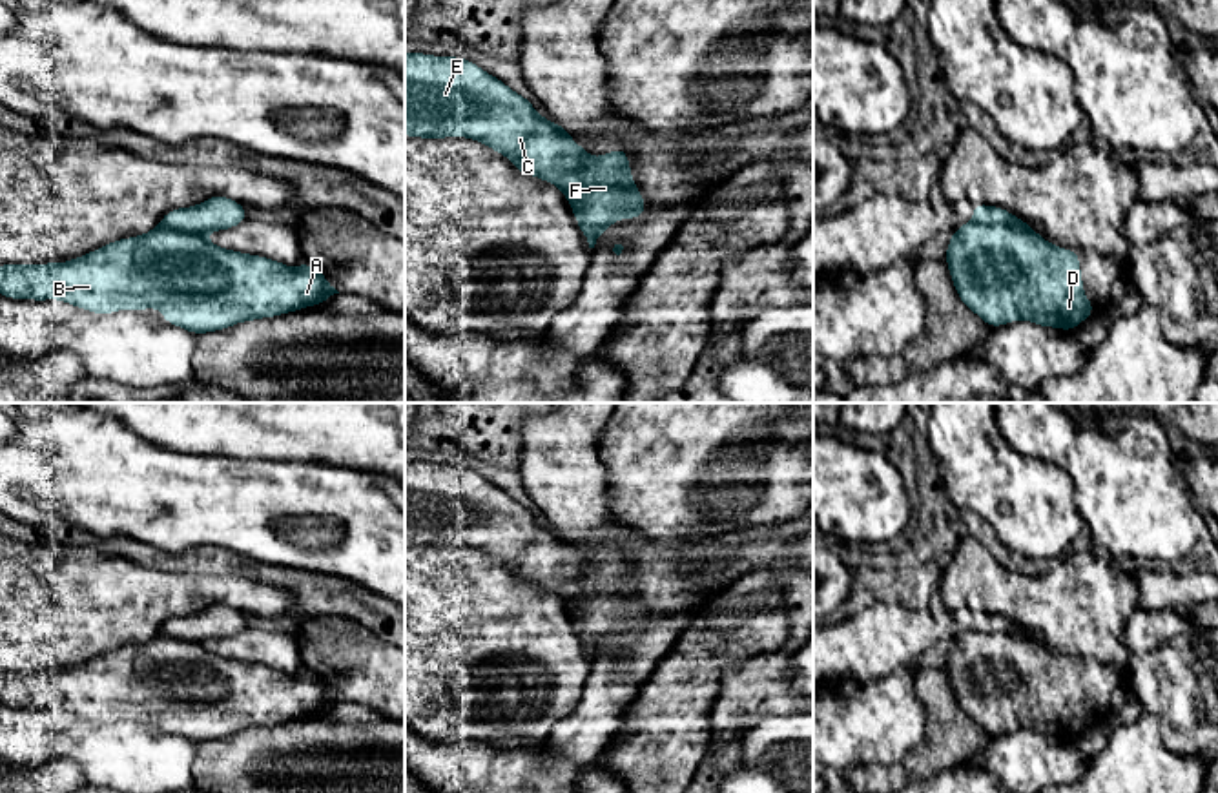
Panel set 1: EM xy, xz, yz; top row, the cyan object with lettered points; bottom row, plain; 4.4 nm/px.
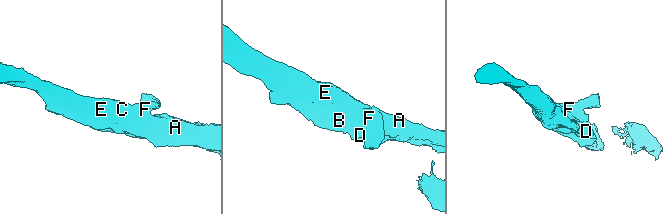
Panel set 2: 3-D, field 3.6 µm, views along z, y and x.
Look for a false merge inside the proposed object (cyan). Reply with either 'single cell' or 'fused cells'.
fused cells

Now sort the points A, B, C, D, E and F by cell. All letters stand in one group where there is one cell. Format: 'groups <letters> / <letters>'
groups A B C D E / F

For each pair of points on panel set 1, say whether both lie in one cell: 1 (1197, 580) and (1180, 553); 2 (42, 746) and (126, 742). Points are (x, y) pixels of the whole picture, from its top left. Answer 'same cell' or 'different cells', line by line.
1: different cells
2: same cell

